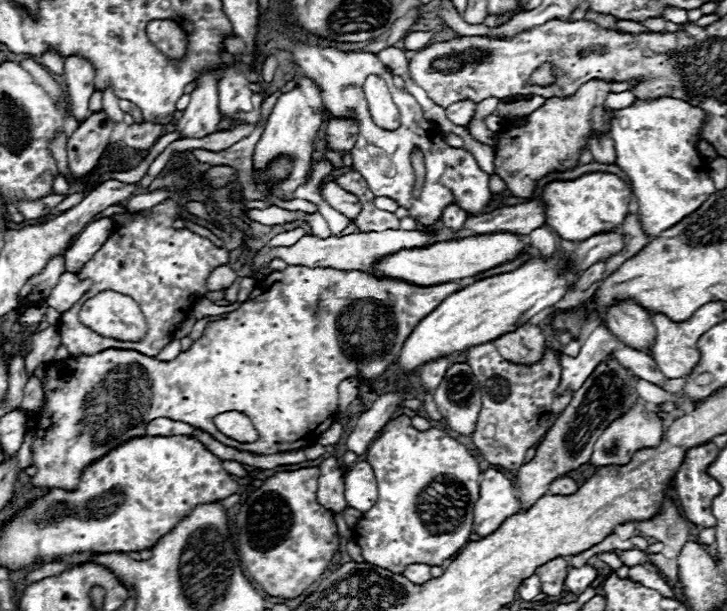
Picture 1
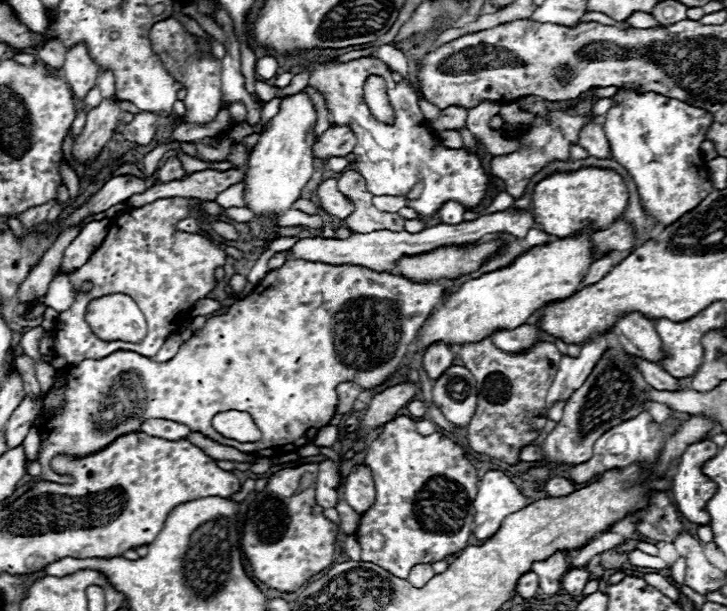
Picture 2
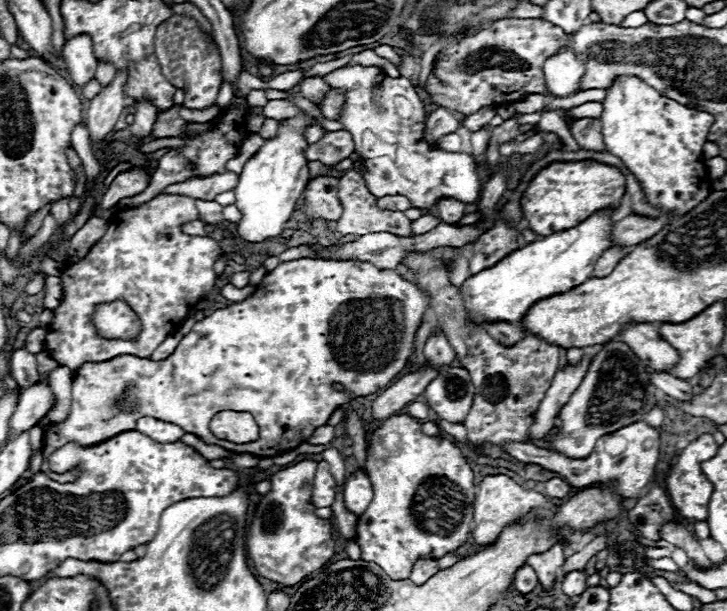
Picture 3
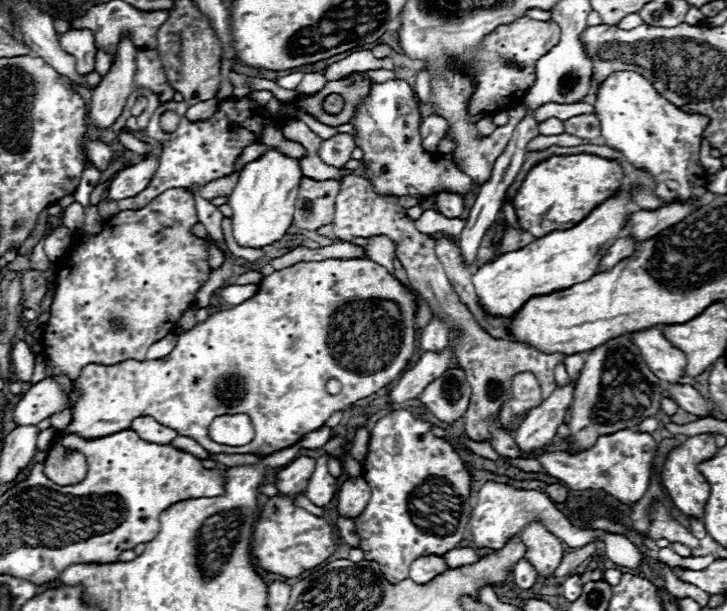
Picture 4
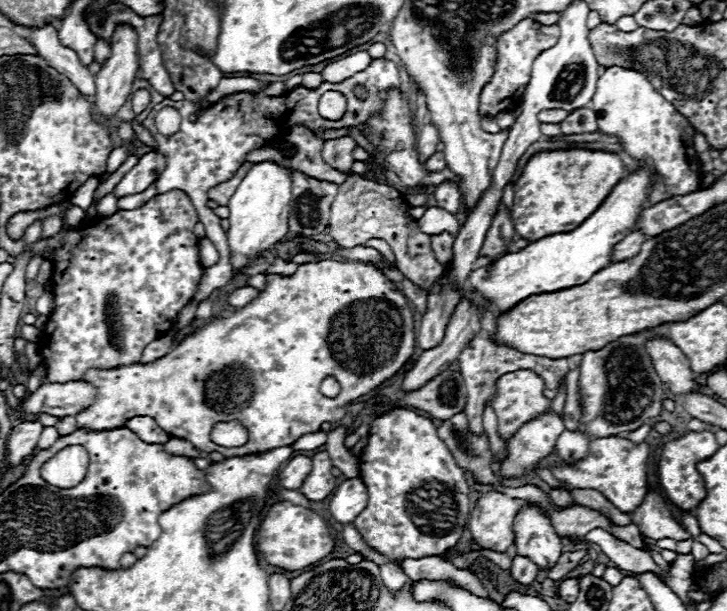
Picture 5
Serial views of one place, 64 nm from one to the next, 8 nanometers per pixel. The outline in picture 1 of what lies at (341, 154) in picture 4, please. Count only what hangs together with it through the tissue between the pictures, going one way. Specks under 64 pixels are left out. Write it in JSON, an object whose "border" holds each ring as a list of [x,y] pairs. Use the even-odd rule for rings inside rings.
{"border":[[[334,118],[326,128],[326,144],[334,152],[350,152],[356,144],[360,122],[354,118]]]}

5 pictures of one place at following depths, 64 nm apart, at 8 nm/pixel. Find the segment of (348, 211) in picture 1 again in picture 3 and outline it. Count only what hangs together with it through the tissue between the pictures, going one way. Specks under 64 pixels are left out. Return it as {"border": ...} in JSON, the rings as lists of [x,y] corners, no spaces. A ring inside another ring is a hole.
{"border":[[[322,176],[310,180],[306,186],[306,200],[300,210],[314,218],[338,220],[342,216],[342,204],[338,200],[338,178]]]}

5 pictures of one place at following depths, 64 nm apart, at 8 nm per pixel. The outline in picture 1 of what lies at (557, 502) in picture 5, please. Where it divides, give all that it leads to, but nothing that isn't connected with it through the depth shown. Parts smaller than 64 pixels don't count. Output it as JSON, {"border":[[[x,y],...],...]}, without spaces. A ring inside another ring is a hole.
{"border":[[[564,476],[564,478],[556,478],[552,484],[550,484],[550,494],[562,494],[562,496],[568,496],[568,494],[574,494],[578,490],[578,484],[576,480]]]}

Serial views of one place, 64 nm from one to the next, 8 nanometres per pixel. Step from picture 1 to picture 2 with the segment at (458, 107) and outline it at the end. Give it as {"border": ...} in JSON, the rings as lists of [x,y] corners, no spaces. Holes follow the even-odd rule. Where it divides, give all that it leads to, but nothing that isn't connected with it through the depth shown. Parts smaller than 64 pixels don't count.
{"border":[[[444,108],[442,110],[442,116],[438,122],[432,122],[432,130],[436,134],[440,134],[442,130],[458,130],[458,128],[464,128],[466,126],[466,118],[468,118],[468,110],[466,108]]]}

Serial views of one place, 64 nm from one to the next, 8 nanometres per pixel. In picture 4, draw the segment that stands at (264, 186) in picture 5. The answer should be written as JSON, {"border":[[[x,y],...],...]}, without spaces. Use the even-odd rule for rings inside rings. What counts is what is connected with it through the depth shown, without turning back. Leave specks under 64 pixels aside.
{"border":[[[268,148],[266,154],[244,166],[228,202],[234,210],[232,232],[240,246],[266,246],[286,234],[294,216],[294,202],[298,198],[302,178],[304,174],[300,168],[300,160],[282,154],[278,148]]]}

